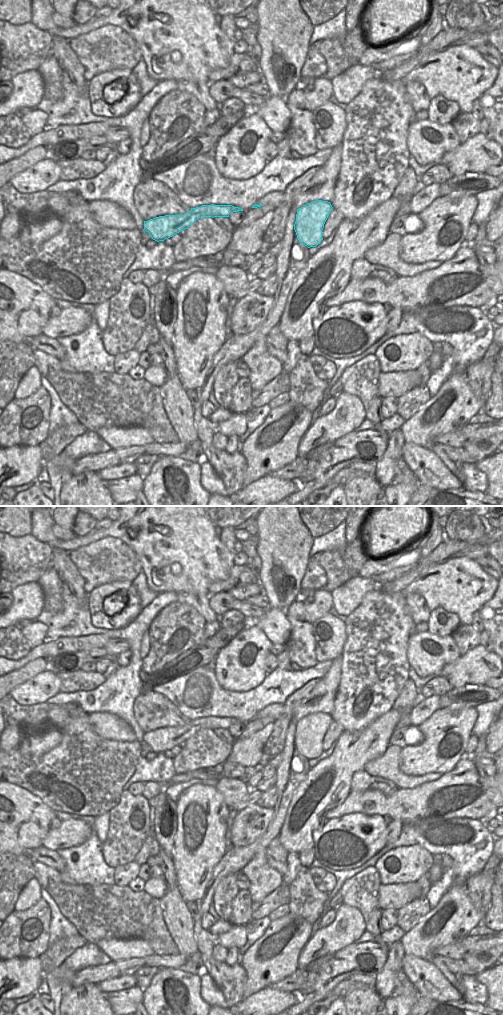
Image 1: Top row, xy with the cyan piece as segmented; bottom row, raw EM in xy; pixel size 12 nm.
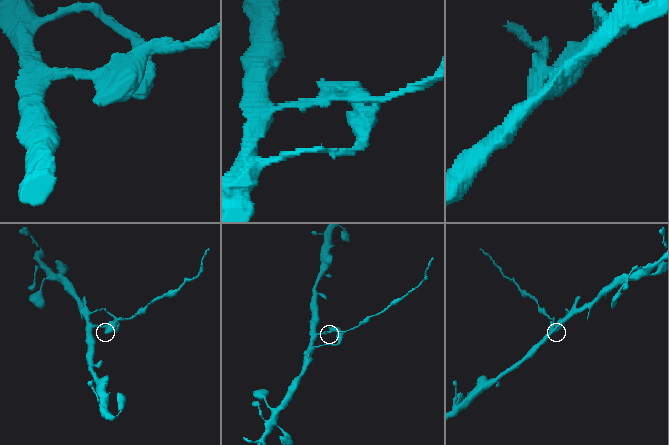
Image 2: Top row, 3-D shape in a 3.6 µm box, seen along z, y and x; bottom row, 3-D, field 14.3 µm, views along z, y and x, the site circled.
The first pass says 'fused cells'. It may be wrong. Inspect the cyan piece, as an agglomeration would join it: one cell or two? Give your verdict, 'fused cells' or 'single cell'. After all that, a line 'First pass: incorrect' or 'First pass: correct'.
fused cells
First pass: correct

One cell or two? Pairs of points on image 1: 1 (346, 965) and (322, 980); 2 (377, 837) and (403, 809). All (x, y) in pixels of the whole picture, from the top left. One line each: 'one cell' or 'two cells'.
1: one cell
2: two cells

